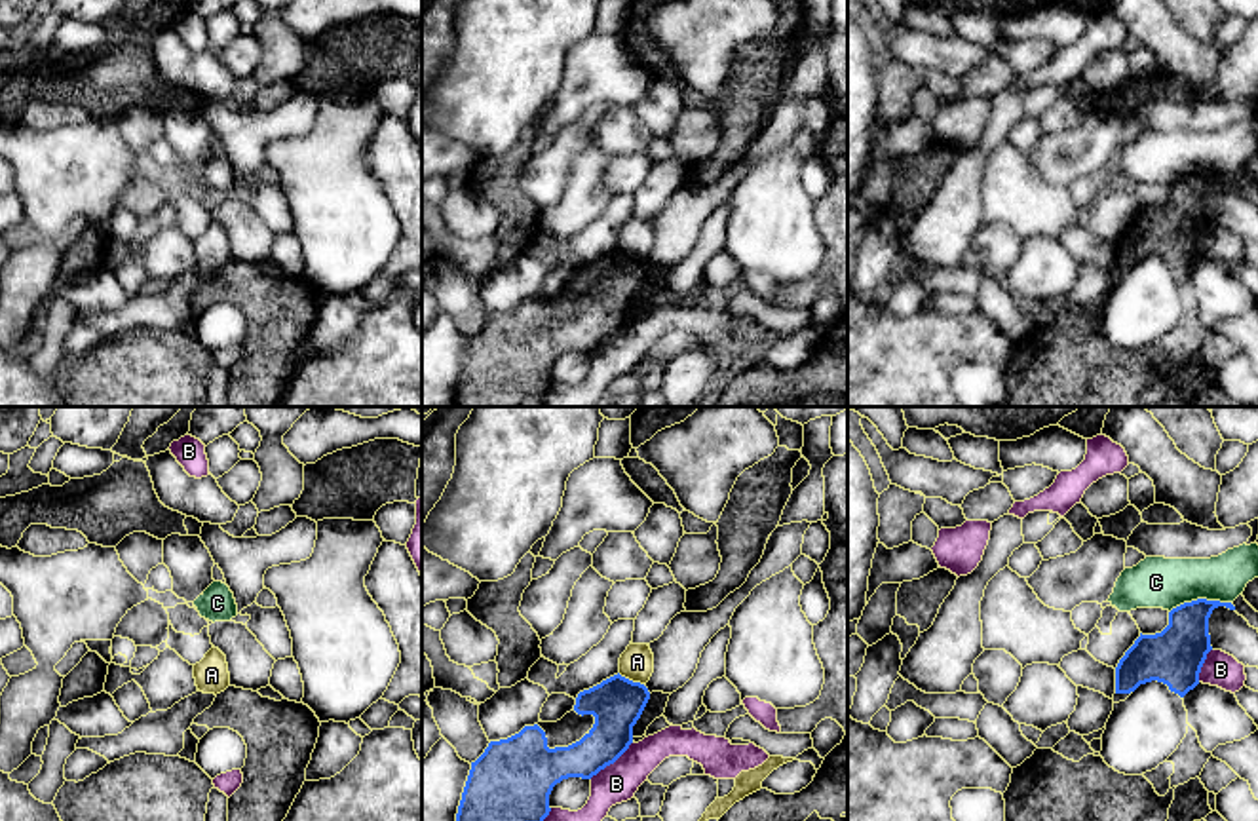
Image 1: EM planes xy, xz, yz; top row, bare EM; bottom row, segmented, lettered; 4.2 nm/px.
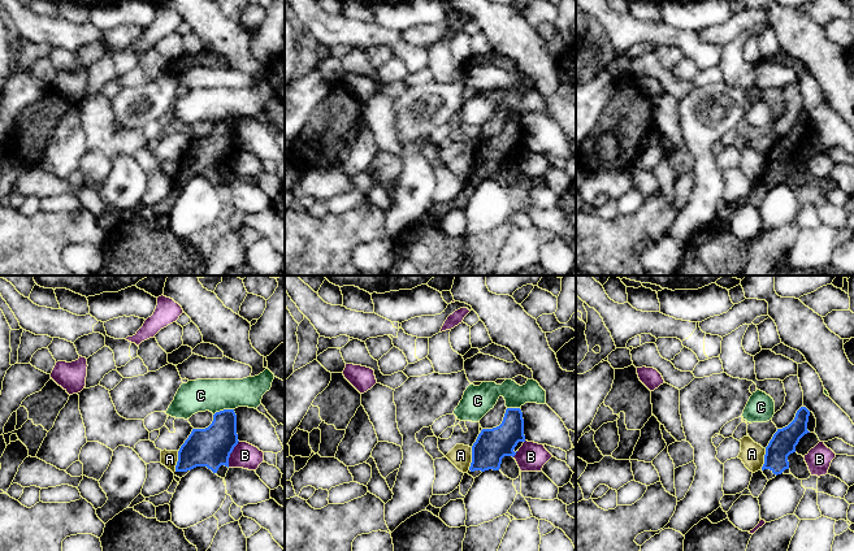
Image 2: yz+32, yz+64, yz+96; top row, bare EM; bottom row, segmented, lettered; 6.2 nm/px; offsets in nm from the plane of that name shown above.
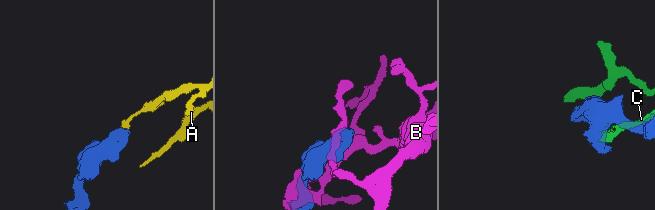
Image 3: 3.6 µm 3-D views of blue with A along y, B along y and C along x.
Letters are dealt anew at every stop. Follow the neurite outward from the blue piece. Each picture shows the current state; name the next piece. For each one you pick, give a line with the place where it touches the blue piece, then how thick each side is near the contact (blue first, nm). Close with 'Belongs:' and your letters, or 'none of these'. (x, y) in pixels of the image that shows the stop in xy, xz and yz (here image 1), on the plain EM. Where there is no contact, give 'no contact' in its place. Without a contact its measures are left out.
Belongs: none of these

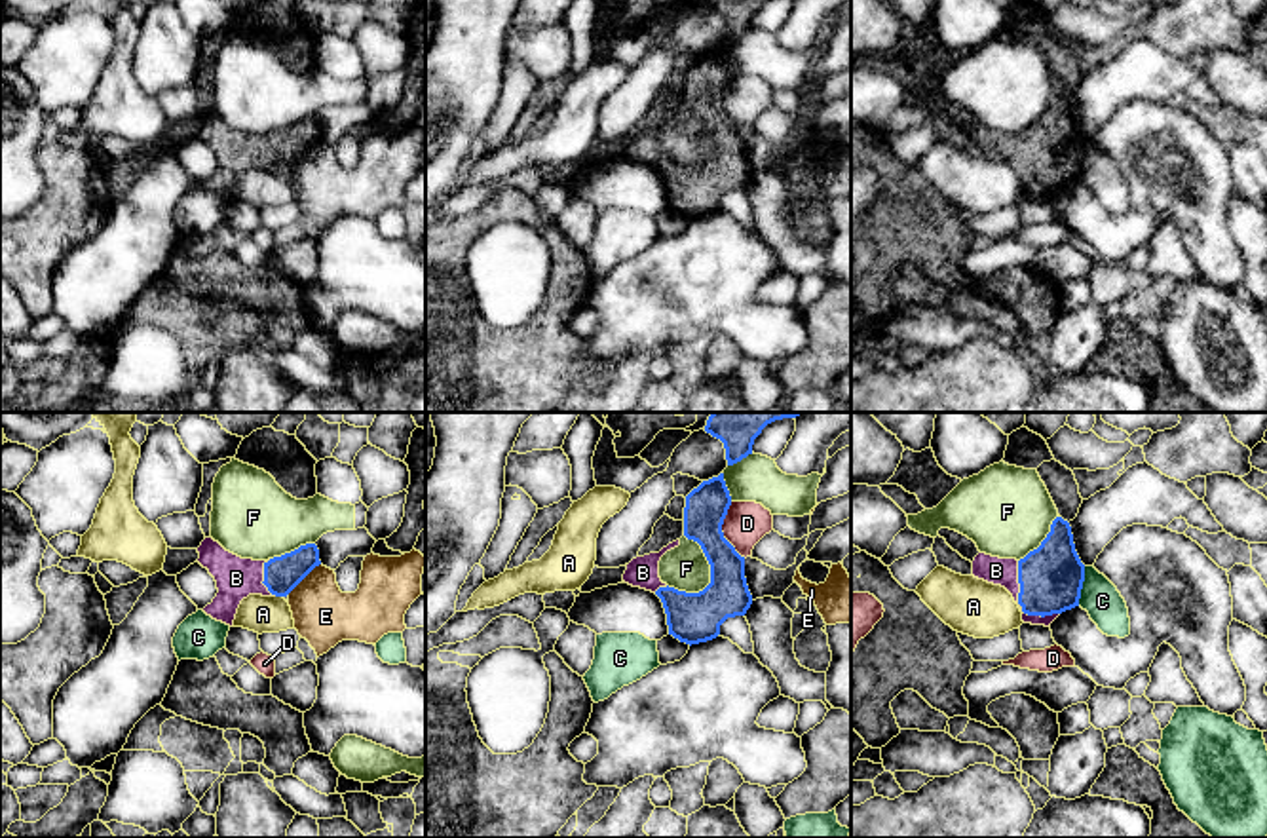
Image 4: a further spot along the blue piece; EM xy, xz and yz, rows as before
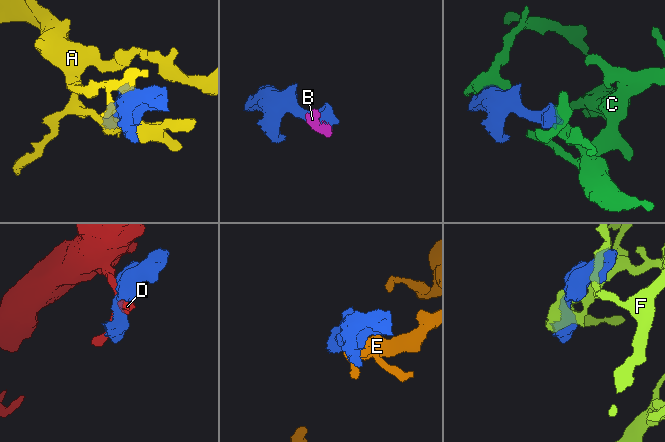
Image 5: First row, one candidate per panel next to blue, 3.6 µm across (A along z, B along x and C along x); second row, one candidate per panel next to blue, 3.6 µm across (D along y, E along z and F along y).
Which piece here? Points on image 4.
B: meets blue in yz at (1019, 177); 280 nm thick on the blue side, 120 nm on the other
Belongs: B

